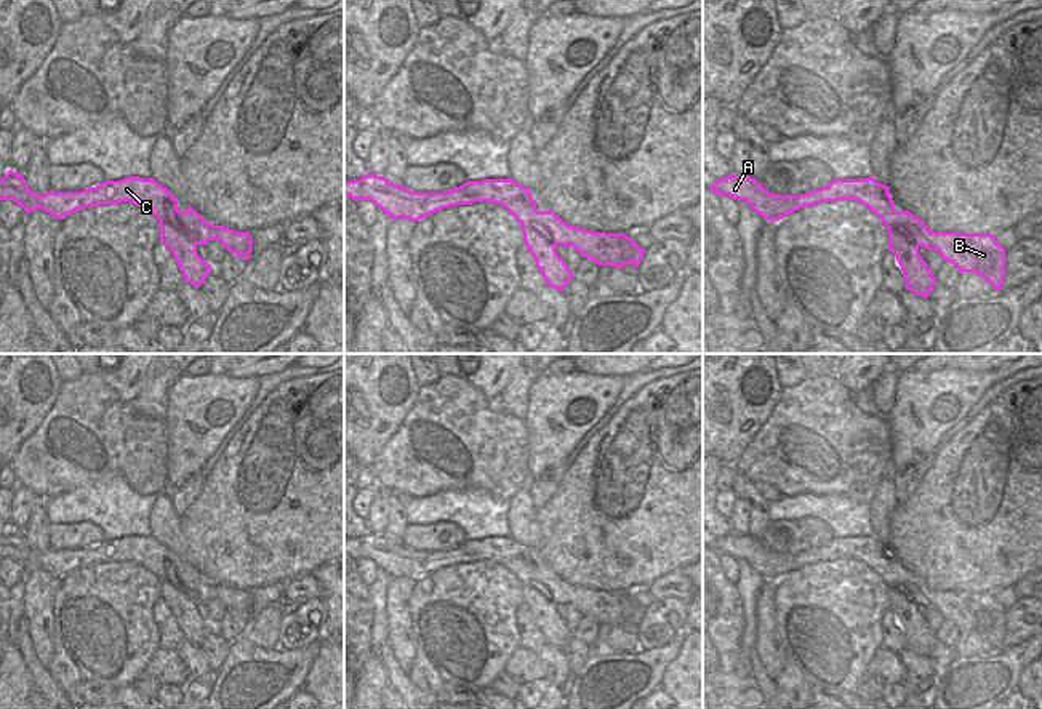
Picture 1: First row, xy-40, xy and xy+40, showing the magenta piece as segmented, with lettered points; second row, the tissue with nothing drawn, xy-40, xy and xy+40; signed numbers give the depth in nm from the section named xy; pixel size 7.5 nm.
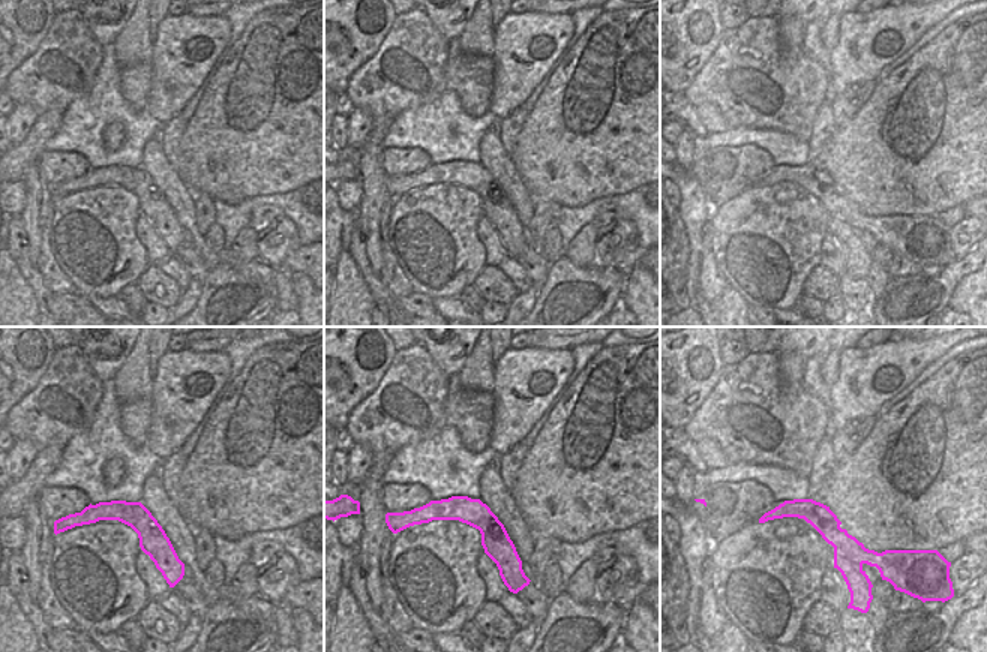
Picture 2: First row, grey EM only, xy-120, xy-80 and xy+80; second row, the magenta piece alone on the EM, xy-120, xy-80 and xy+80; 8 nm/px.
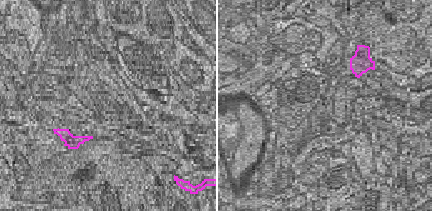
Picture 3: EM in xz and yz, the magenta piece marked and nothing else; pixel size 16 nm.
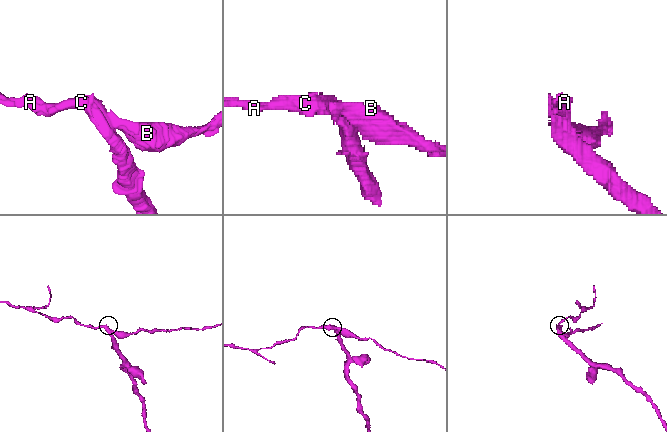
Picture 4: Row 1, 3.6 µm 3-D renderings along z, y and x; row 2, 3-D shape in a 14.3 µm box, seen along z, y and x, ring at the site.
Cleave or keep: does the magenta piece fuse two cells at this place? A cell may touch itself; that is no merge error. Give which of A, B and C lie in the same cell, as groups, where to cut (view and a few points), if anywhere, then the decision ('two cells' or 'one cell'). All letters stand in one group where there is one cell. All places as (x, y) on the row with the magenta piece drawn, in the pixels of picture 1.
groups A C / B; cut xy+40 (895, 212), (900, 228), (917, 248); two cells

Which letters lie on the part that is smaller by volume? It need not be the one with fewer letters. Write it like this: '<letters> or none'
B

